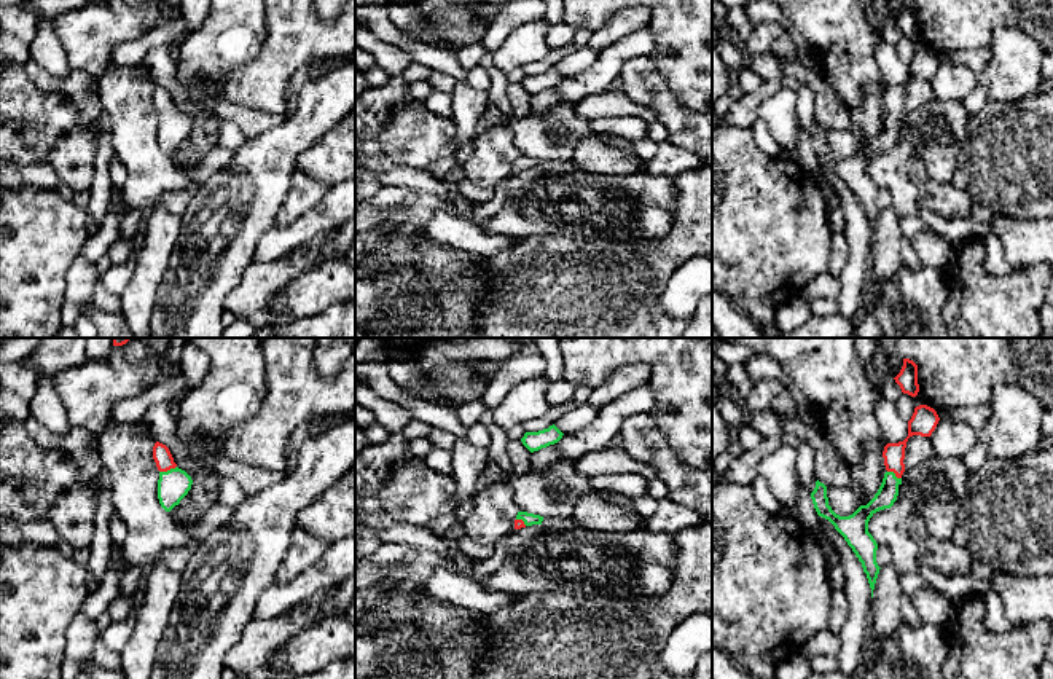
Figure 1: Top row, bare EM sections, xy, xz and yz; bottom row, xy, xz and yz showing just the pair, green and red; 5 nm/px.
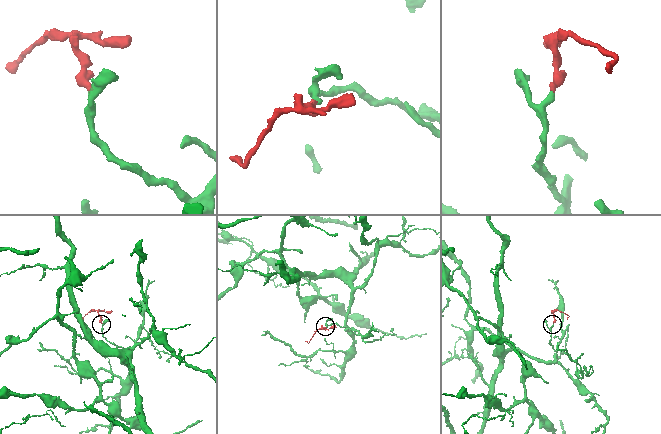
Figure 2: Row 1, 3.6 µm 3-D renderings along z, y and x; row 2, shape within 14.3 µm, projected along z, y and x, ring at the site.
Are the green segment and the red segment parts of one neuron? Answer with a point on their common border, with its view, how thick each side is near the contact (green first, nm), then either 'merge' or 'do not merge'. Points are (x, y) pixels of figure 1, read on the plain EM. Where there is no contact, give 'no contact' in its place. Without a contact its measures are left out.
xy (168, 113) | 160/90 nm | merge

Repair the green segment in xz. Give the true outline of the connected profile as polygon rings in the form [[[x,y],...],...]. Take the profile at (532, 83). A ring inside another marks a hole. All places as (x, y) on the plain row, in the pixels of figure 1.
[[[553,67],[548,72],[538,75],[526,75],[521,84],[530,96],[534,96],[558,86],[562,81],[562,78],[564,77]]]

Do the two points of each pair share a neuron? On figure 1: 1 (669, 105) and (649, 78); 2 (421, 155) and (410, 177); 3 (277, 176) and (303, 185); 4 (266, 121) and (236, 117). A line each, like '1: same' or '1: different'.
1: same
2: different
3: different
4: same

